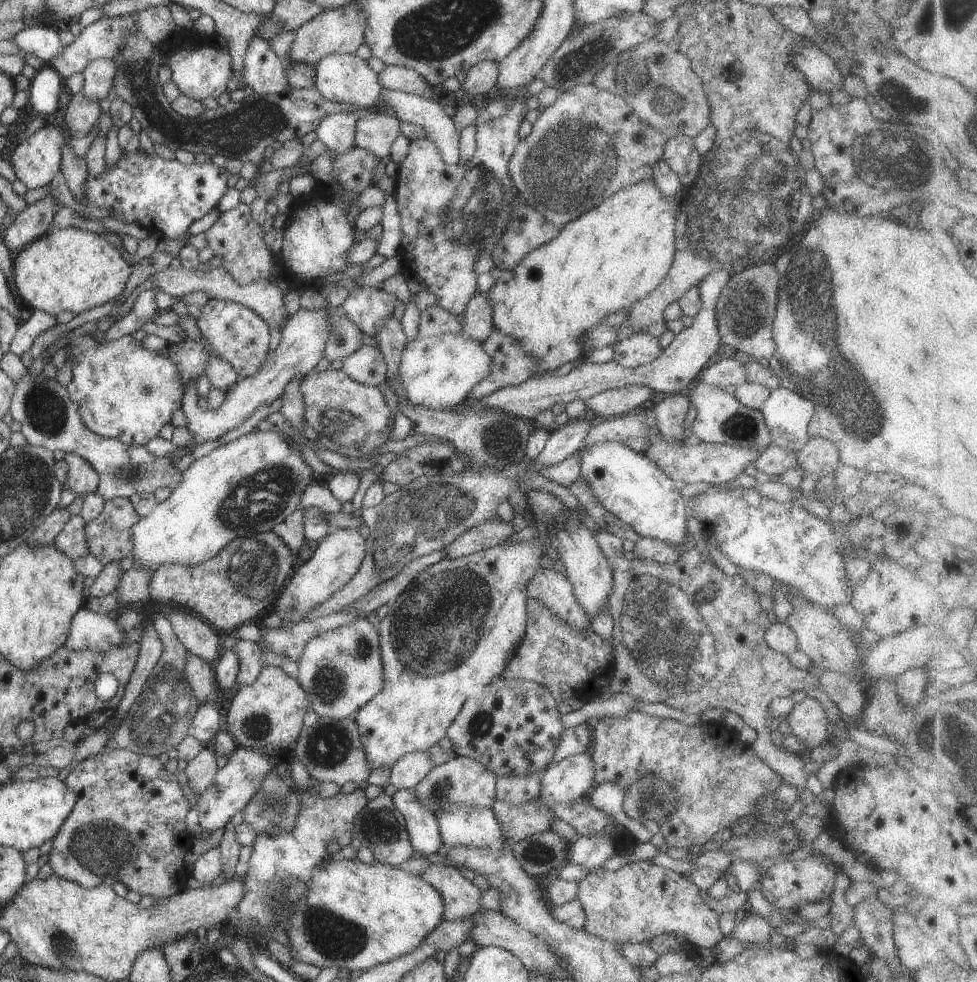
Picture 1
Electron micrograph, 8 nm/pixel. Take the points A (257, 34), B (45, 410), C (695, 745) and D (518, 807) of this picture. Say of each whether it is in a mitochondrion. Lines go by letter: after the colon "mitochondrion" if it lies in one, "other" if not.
A: other
B: mitochondrion
C: other
D: other

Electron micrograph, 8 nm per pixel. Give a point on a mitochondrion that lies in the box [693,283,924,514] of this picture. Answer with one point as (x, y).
(742, 426)

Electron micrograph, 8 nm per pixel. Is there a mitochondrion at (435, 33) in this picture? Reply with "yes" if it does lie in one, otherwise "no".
yes

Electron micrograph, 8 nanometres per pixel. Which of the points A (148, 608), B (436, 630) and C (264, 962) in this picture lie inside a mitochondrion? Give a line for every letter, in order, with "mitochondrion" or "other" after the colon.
A: other
B: mitochondrion
C: mitochondrion

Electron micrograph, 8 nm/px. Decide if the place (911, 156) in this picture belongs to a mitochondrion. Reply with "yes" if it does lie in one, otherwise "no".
yes

